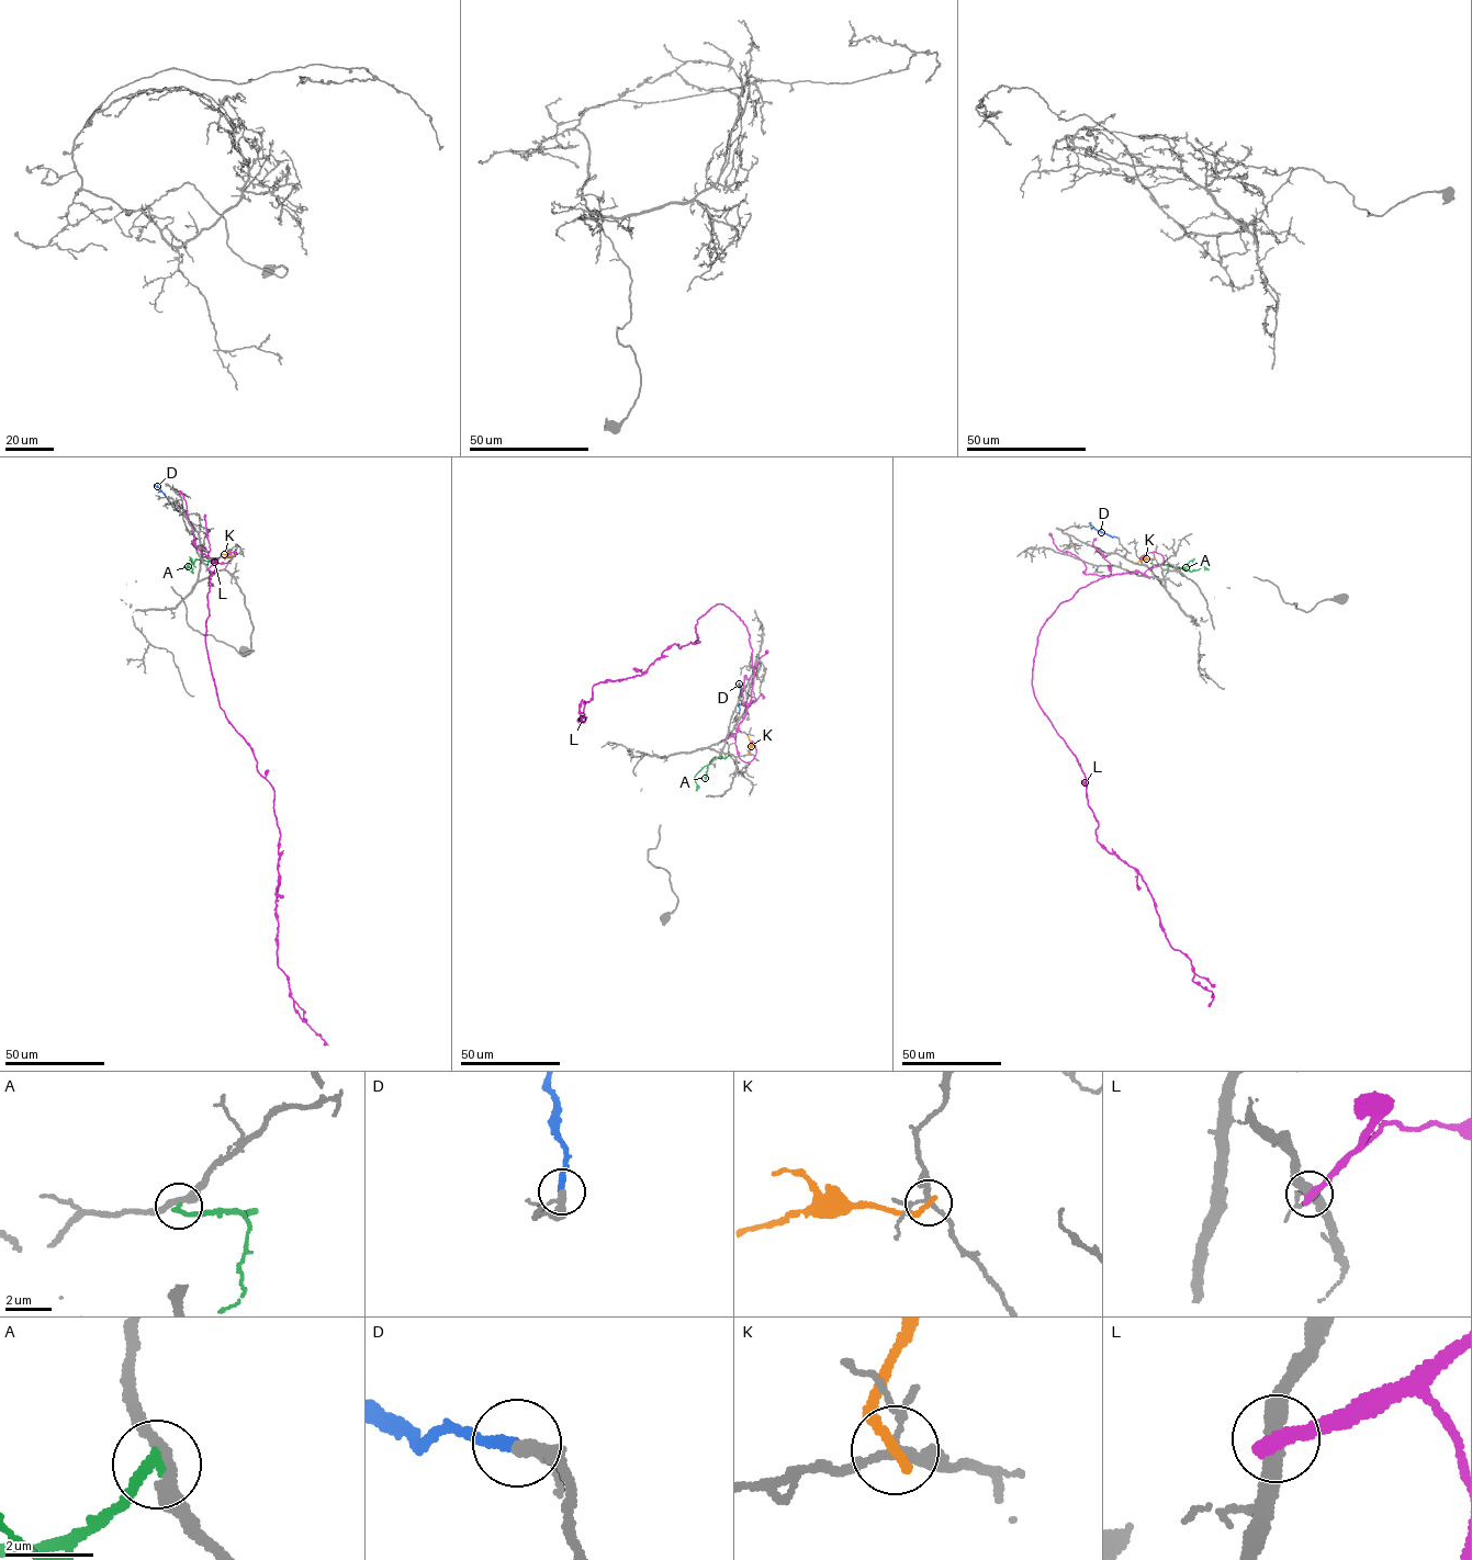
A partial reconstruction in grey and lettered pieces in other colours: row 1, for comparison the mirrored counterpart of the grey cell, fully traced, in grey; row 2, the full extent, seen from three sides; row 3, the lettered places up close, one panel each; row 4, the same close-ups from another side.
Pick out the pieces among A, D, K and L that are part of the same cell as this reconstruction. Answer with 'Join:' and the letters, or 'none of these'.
Join: D

